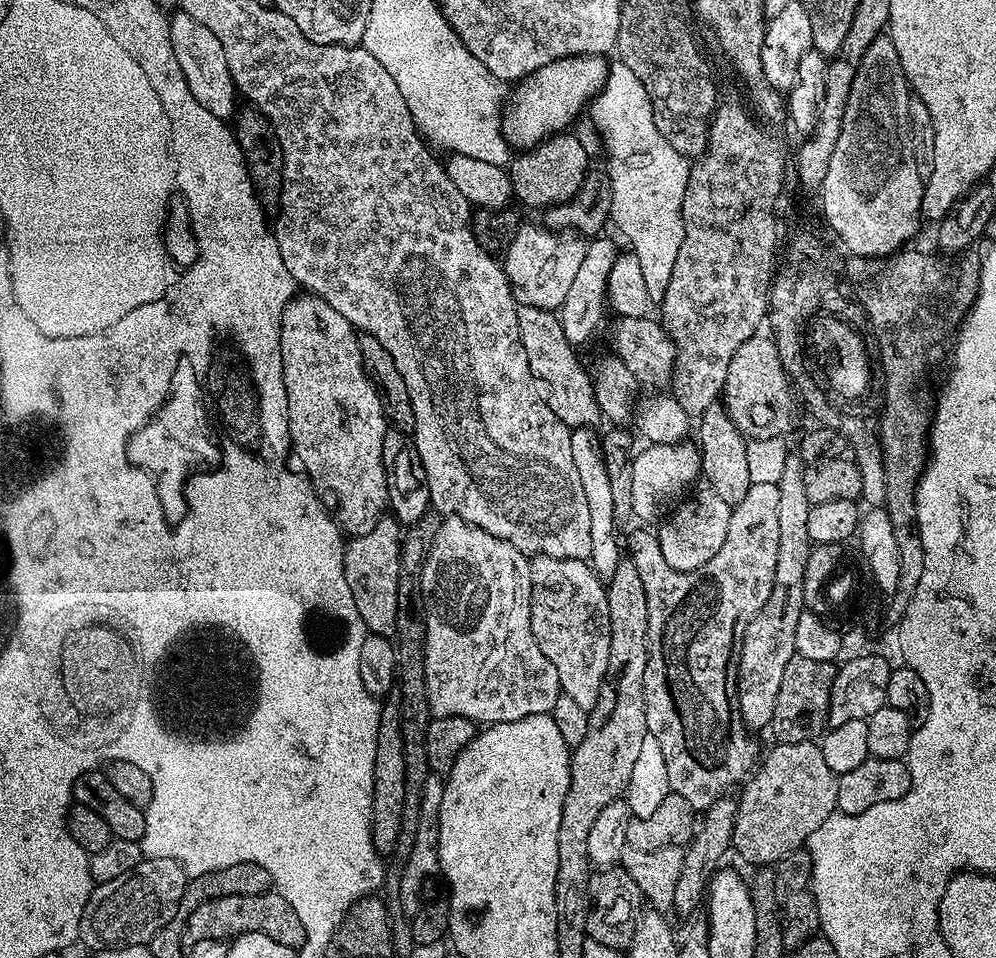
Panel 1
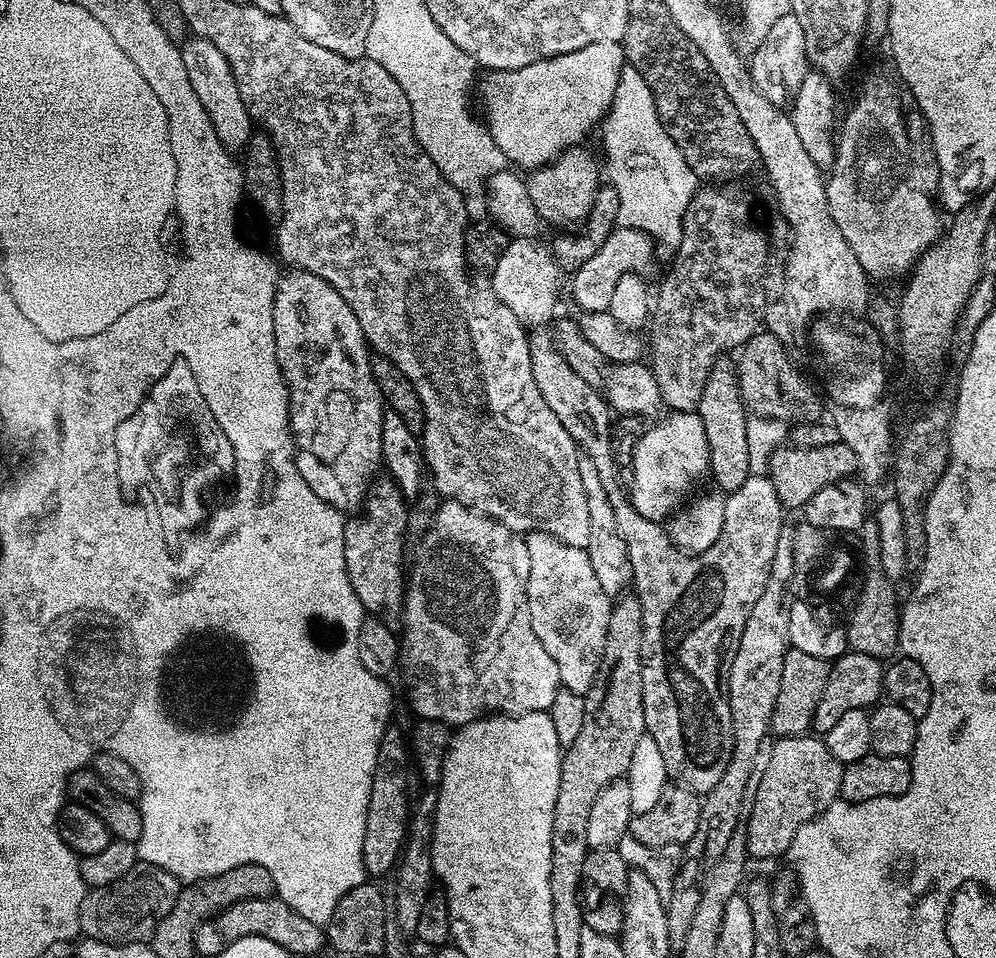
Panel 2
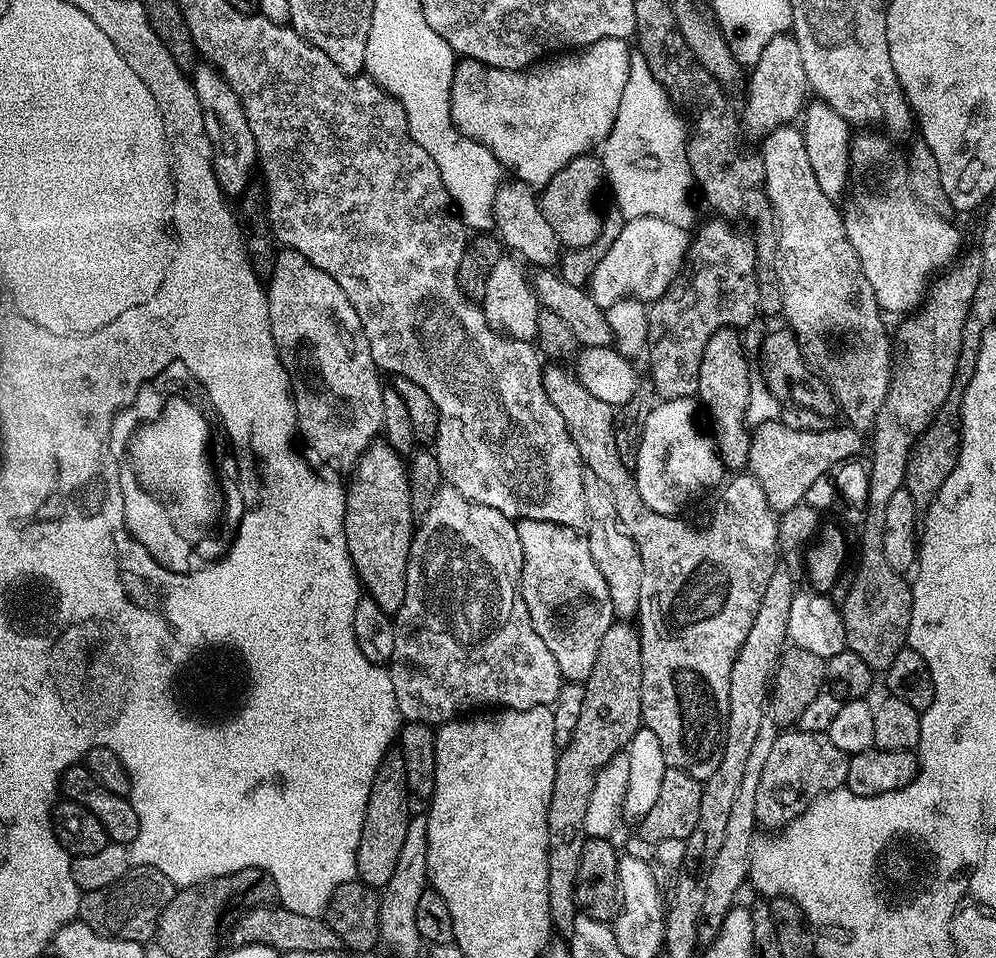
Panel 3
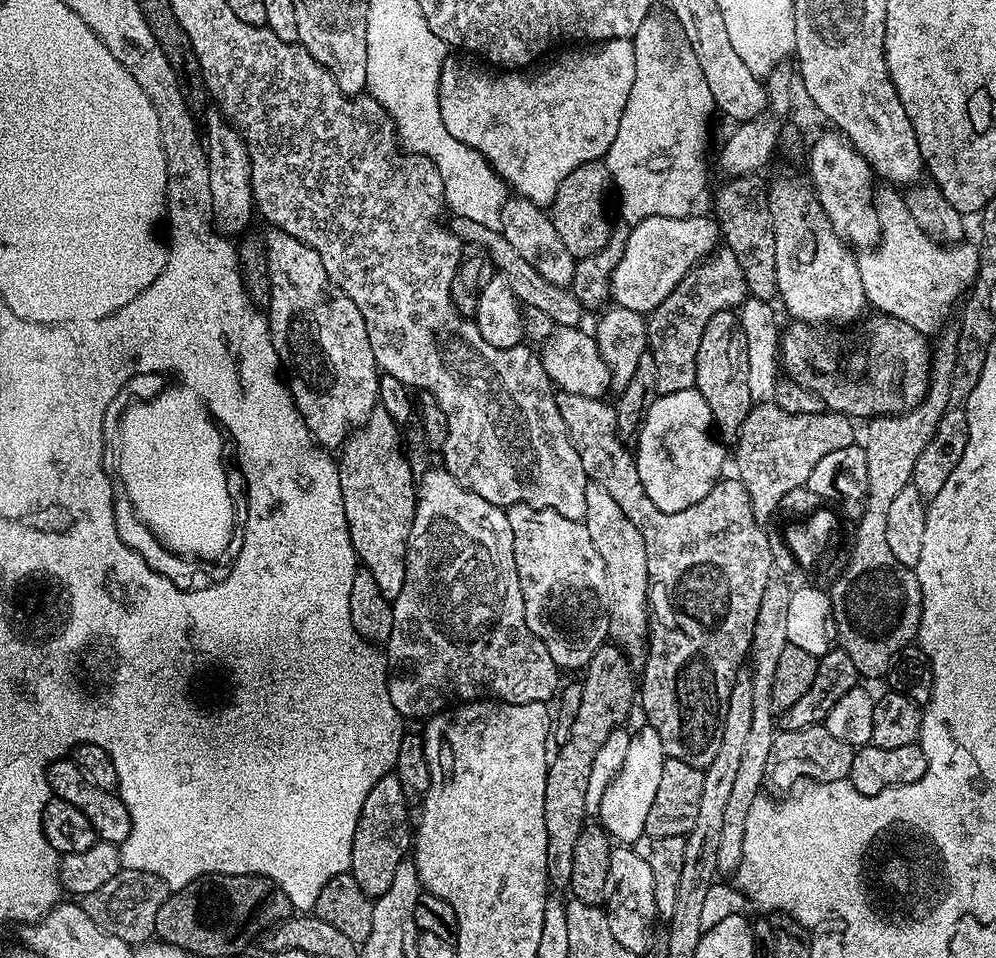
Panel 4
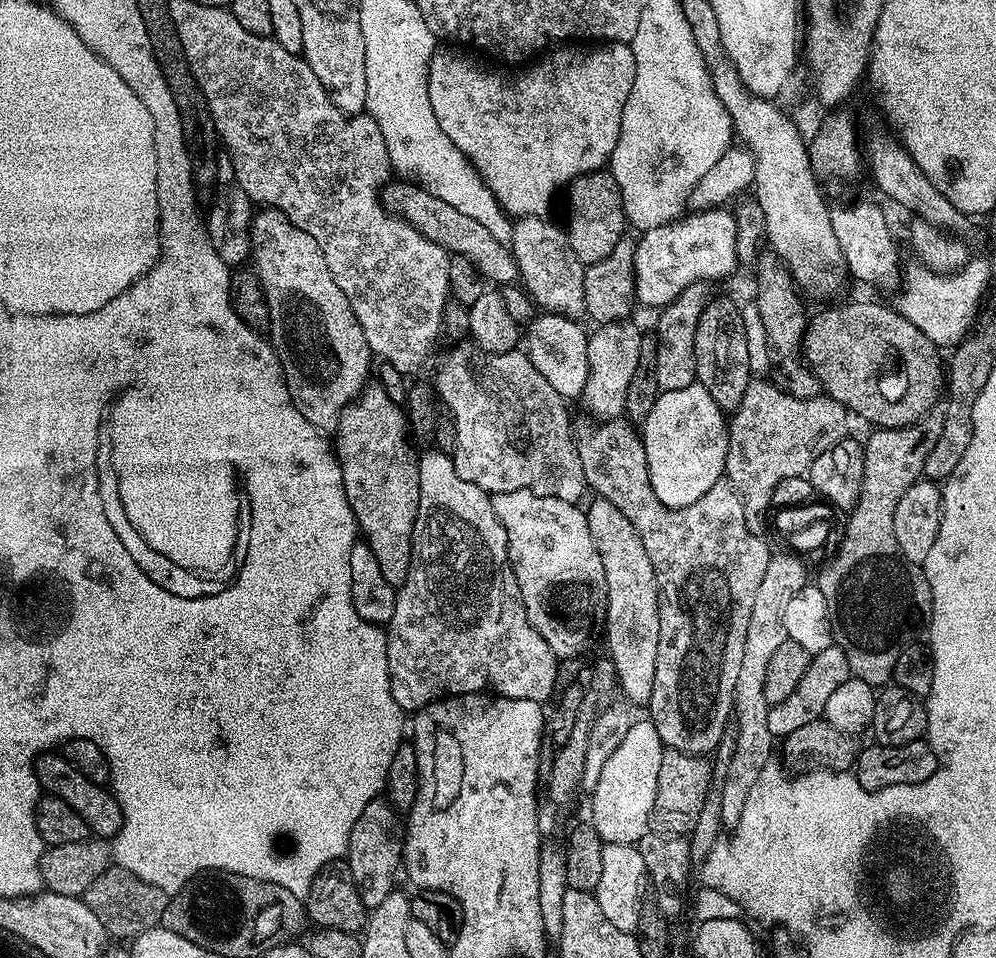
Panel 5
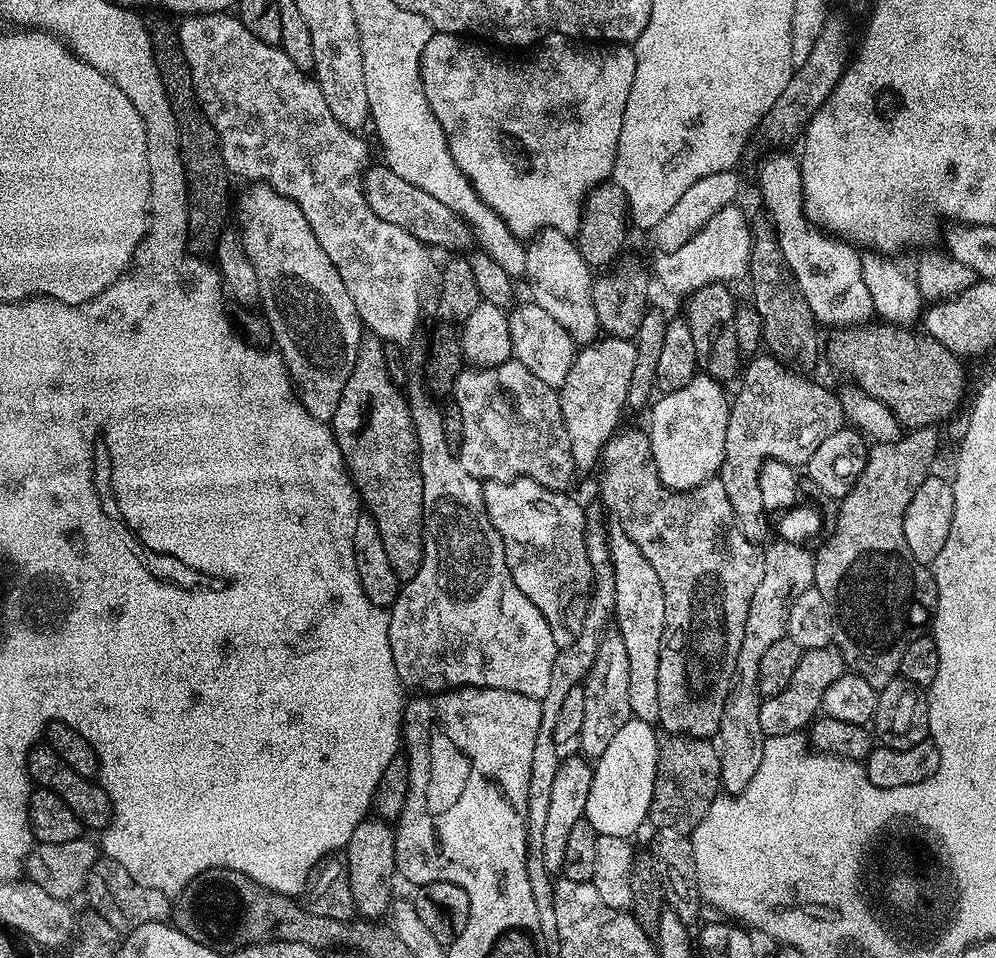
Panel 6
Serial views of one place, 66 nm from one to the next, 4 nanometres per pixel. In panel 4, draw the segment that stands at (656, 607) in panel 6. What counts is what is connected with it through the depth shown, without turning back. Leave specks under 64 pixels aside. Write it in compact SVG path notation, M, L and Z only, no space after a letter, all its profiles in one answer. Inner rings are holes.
M591 482L586 486L586 514L583 518L586 530L590 530L590 539L594 542L594 550L598 550L602 563L606 566L606 578L610 581L610 622L608 634L611 643L624 651L624 656L633 669L644 667L644 660L648 656L648 622L650 609L648 606L648 571L646 570L646 542L642 542L642 534L638 534L638 526L622 514L618 502L602 486Z

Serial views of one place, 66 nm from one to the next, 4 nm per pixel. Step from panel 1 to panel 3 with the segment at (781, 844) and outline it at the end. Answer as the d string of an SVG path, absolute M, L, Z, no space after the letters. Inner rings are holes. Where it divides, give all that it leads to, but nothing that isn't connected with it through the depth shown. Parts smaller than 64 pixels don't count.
M781 731L776 737L774 746L770 749L770 758L766 758L766 766L762 770L762 782L758 782L758 794L756 795L757 825L761 829L768 828L764 830L779 830L796 817L797 810L803 809L806 801L811 802L817 796L823 796L825 792L832 792L841 787L848 773L849 759L849 753L838 750L838 746L834 746L834 742L830 742L830 738L823 732ZM784 787L793 788L798 795L805 796L806 799L803 800L802 797L796 796L792 800L796 809L784 808Z

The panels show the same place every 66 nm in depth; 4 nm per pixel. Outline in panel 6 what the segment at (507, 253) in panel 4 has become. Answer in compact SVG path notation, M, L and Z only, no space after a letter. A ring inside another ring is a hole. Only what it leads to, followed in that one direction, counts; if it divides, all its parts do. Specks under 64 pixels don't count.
M377 164L377 168L372 166L367 169L362 187L370 210L374 210L374 214L378 214L382 222L394 222L394 226L402 226L402 230L406 230L432 250L445 248L448 254L464 254L473 247L472 227L461 216L454 214L450 206L445 206L443 202L438 202L438 198L426 194L426 190L418 190L418 186L402 182L402 178L398 178L398 174L394 174L394 170L390 170L387 164Z

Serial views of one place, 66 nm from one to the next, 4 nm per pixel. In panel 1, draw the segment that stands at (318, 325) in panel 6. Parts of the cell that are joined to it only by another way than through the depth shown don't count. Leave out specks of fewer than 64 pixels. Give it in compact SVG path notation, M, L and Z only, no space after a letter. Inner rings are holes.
M297 294L286 306L286 310L280 319L280 345L282 346L282 374L284 375L284 385L286 386L286 398L288 399L288 438L291 451L296 451L296 456L300 459L303 475L306 477L312 489L316 491L324 509L331 514L332 519L340 526L341 533L349 537L364 536L379 522L381 516L385 515L389 507L387 478L383 468L382 446L383 438L390 429L388 419L384 416L382 402L372 385L372 379L366 374L362 366L362 354L358 350L358 332L352 327L334 306L330 306L321 296L311 294Z

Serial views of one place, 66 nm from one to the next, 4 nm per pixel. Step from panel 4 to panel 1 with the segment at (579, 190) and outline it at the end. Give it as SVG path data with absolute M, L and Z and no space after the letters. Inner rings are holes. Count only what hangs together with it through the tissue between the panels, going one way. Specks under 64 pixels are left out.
M565 130L557 132L556 135L548 137L535 148L524 150L519 153L520 156L511 161L507 165L508 177L512 183L512 194L517 201L521 200L528 208L540 208L539 210L547 210L553 204L567 204L569 200L573 200L578 194L578 190L582 186L585 176L590 171L588 165L588 148L576 136L571 136L571 131Z

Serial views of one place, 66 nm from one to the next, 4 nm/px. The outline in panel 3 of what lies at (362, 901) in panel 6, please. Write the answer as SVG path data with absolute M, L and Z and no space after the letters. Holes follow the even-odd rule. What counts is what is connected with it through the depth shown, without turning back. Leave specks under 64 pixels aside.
M390 750L378 766L378 774L374 774L370 798L366 802L366 814L356 855L356 874L361 884L383 890L390 882L394 866L398 866L402 842L406 842L406 830L410 819L408 800L410 801L410 793L406 782L406 762L399 750Z

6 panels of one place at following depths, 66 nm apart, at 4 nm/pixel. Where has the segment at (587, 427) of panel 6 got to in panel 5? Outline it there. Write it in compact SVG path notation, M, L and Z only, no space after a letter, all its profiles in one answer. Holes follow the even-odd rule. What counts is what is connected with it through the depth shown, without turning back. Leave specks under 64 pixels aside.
M615 320L613 324L599 325L588 338L588 377L582 403L589 408L597 421L614 420L624 416L626 390L638 370L645 333L628 320Z

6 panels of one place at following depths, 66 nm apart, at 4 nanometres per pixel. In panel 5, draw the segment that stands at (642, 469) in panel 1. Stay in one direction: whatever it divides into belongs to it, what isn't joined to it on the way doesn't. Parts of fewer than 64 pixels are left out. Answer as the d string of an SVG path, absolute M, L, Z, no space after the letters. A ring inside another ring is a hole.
M700 383L686 386L686 390L661 392L654 410L642 421L646 466L658 502L667 508L690 506L710 486L721 483L728 453L728 426L726 414Z

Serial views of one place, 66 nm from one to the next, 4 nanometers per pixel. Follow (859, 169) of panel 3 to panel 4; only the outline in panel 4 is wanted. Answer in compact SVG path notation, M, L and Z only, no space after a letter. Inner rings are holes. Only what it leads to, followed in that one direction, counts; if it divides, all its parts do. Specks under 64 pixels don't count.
M877 187L874 192L876 213L880 223L880 238L874 250L864 250L859 253L857 264L858 270L861 271L862 285L865 286L865 292L871 296L871 307L875 311L884 312L886 315L895 313L895 317L906 322L906 326L914 326L914 330L918 330L923 336L931 337L947 325L944 323L947 322L948 315L951 314L952 307L960 296L960 291L963 288L963 292L971 289L973 280L979 272L978 247L975 243L952 242L949 243L952 245L947 248L944 245L947 243L927 236L918 226L918 222L914 222L903 195L895 187L880 187Z

